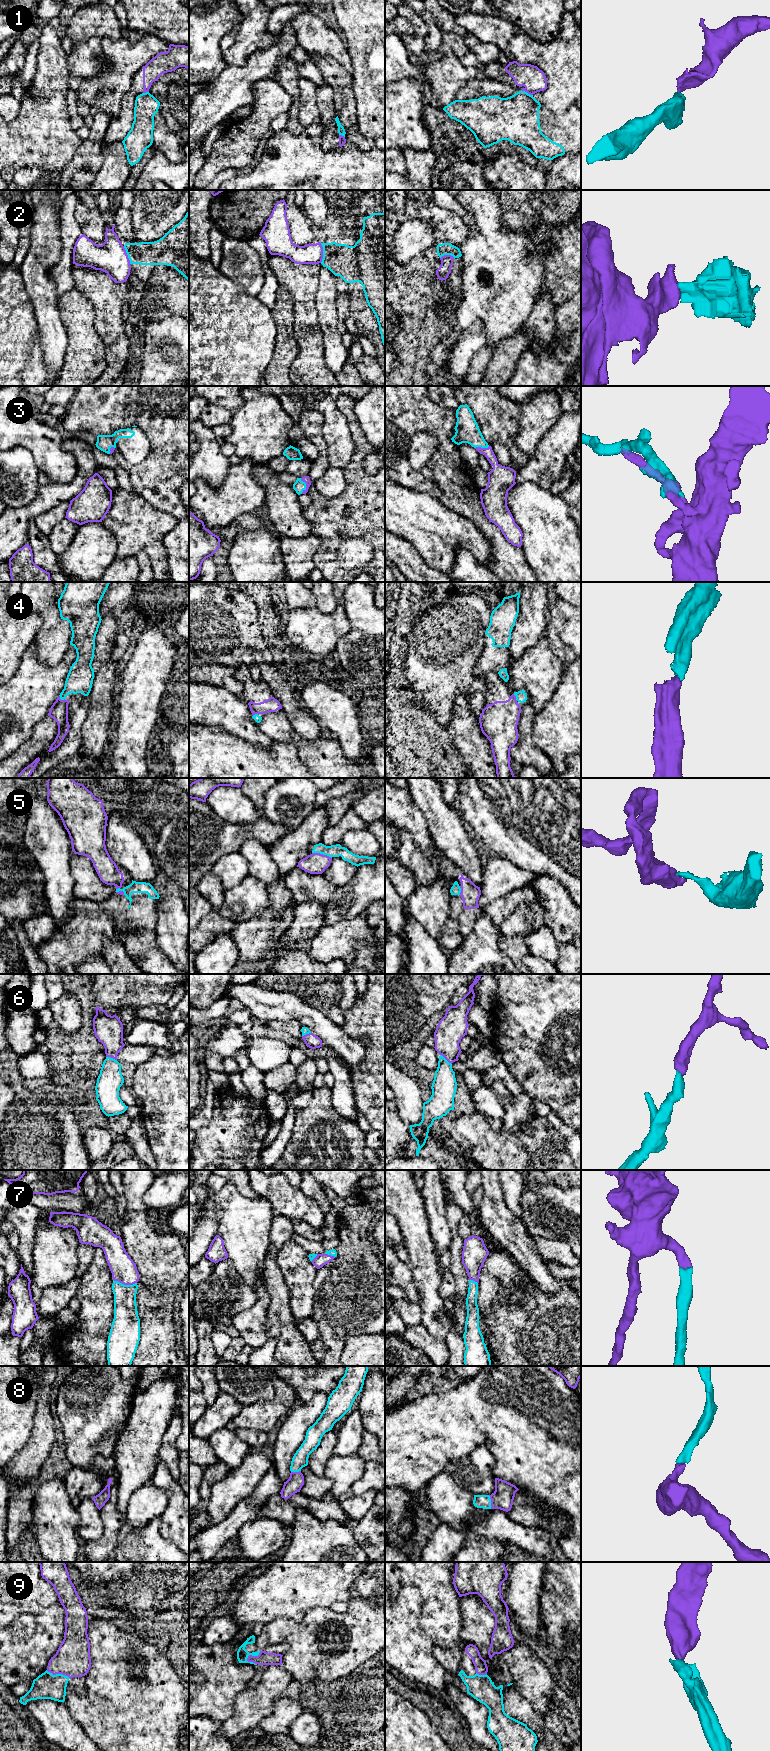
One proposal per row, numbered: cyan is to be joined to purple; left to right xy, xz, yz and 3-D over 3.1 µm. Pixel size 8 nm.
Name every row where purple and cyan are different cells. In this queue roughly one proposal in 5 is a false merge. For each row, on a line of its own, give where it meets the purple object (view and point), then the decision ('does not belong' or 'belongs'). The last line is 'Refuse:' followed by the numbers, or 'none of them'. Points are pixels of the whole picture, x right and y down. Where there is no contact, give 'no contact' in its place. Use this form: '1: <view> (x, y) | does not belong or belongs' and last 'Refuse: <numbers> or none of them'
1: yz (527, 92) | does not belong
2: xz (322, 253) | does not belong
3: xz (306, 486) | belongs
4: yz (515, 697) | belongs
5: xz (322, 854) | does not belong
6: yz (446, 1059) | belongs
7: xy (125, 1284) | belongs
8: yz (491, 1502) | belongs
9: xz (251, 1655) | belongs
Refuse: 1, 2, 5

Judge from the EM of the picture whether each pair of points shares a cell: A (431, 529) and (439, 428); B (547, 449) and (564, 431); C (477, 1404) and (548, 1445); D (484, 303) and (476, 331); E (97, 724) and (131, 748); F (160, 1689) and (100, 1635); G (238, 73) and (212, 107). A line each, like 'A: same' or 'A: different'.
A: different
B: same
C: same
D: different
E: different
F: same
G: same

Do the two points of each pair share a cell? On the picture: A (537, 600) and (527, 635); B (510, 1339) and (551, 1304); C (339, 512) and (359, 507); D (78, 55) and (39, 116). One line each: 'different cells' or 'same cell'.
A: same cell
B: different cells
C: same cell
D: different cells

